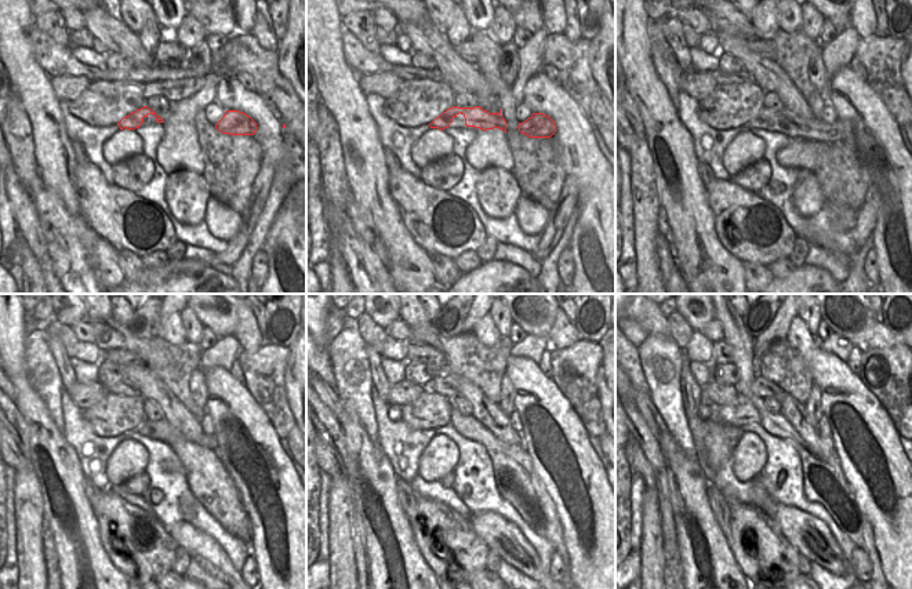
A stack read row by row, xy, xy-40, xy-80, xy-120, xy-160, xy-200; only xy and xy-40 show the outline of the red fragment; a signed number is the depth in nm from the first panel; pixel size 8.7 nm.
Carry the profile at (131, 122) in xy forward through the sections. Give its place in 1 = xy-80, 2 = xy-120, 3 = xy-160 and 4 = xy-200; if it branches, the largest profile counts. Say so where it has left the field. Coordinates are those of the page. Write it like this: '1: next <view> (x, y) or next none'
1: next xy-80 (810, 128)
2: next xy-120 (204, 440)
3: next xy-160 (487, 437)
4: next xy-200 (796, 439)

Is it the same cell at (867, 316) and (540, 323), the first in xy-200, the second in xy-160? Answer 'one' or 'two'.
one

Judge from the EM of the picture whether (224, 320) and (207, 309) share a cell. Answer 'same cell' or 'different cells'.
same cell

